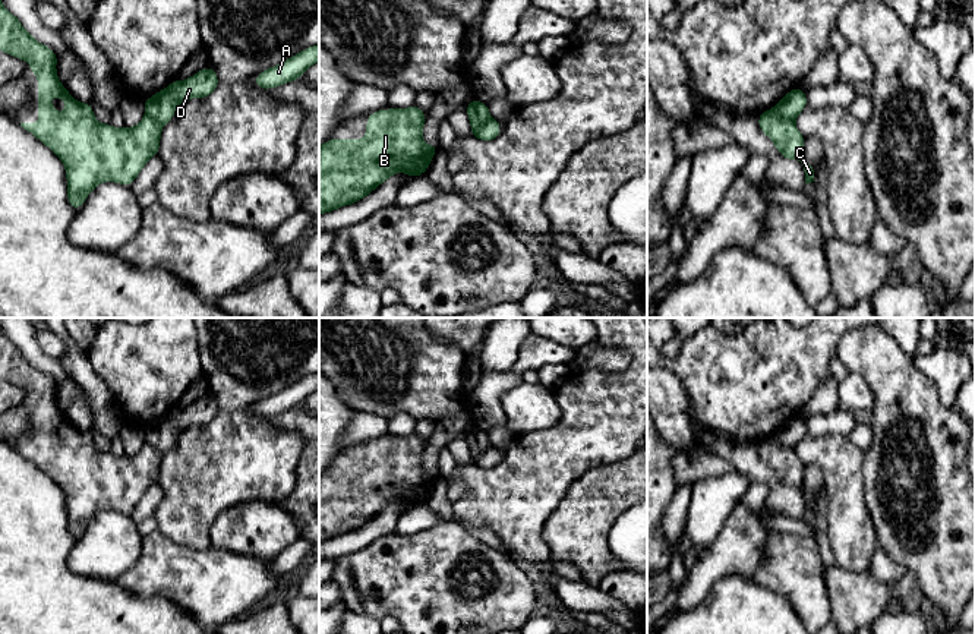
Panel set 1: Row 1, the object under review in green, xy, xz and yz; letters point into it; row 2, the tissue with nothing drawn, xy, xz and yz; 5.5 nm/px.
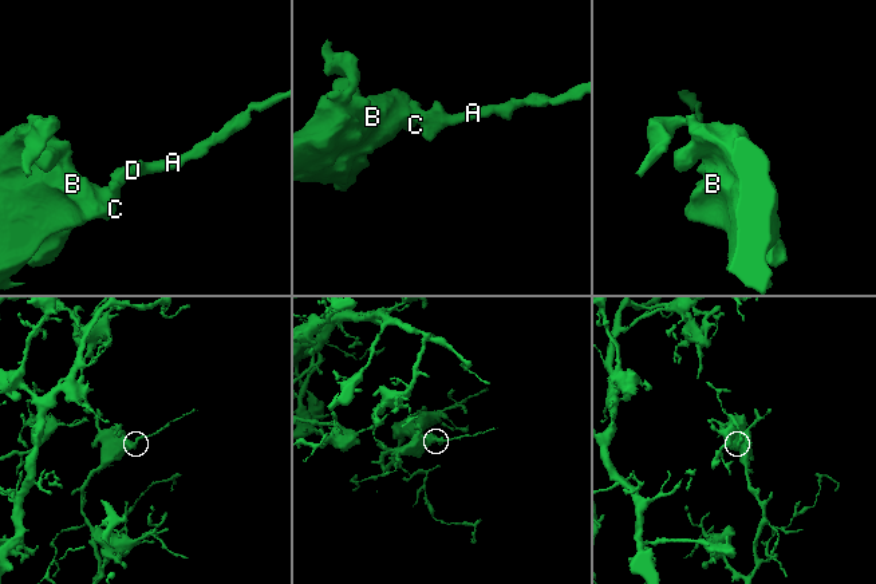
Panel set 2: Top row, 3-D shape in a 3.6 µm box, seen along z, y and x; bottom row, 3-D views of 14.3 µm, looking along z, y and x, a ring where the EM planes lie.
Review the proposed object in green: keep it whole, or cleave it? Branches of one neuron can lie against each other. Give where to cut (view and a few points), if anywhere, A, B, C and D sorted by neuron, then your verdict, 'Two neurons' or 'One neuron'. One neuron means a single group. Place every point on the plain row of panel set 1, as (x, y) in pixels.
Split along yz (773, 437), (794, 450). Groups: A D / B C. Two neurons

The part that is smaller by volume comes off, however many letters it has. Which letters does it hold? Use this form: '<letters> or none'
A, D

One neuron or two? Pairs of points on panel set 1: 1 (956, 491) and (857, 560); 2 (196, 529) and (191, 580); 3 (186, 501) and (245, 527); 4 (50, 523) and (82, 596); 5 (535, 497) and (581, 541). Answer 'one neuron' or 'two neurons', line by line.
1: two neurons
2: two neurons
3: two neurons
4: one neuron
5: two neurons

